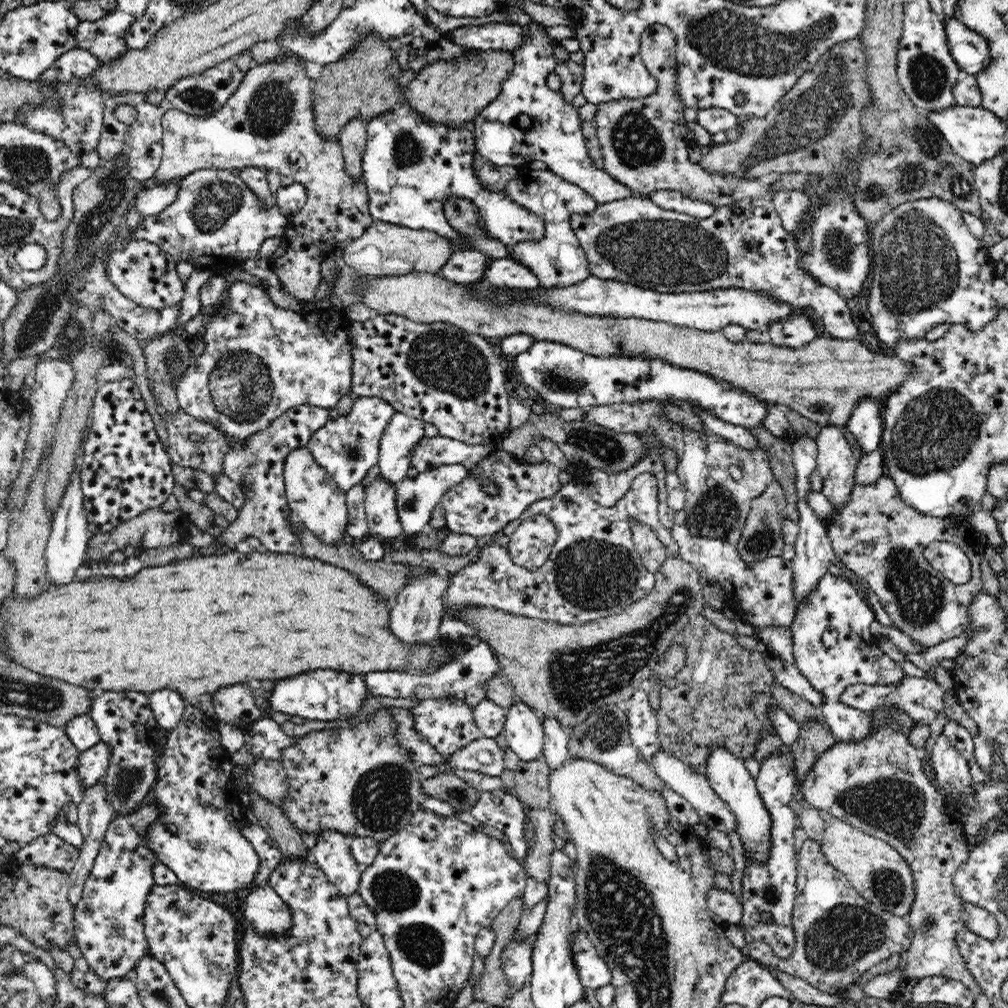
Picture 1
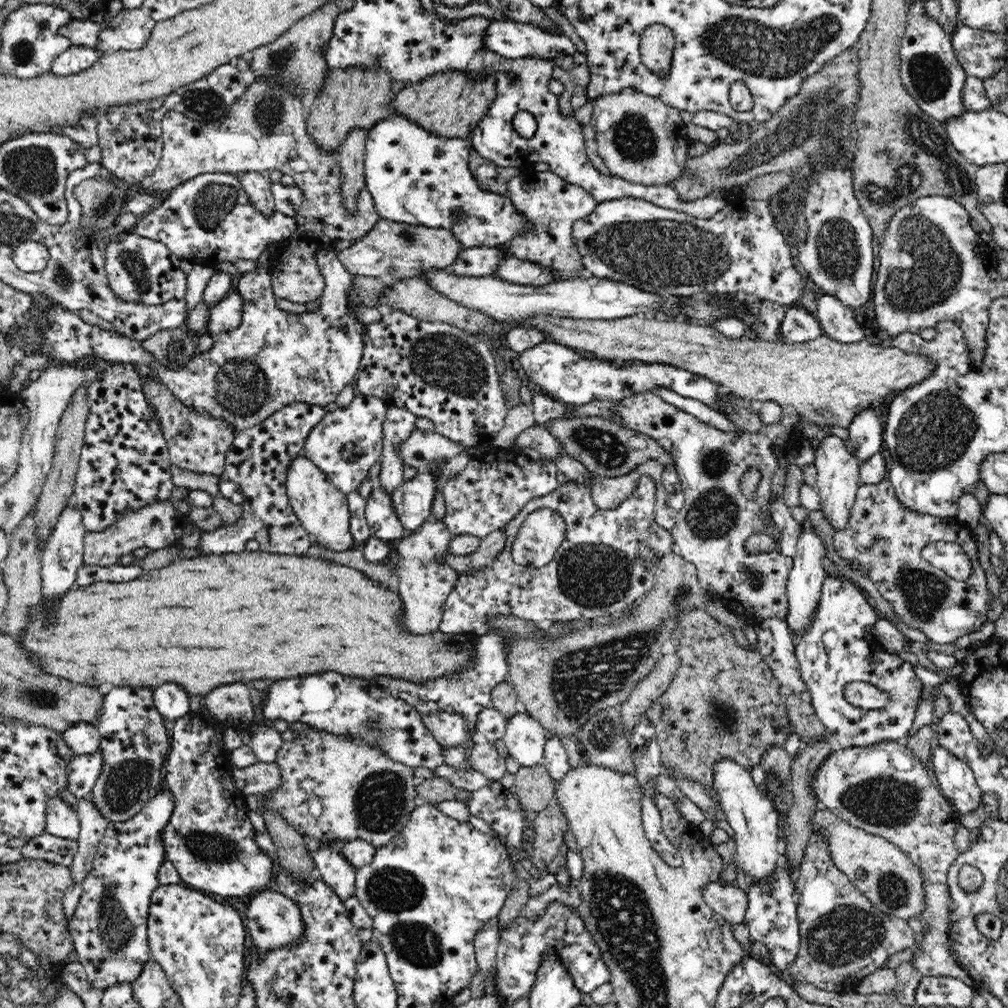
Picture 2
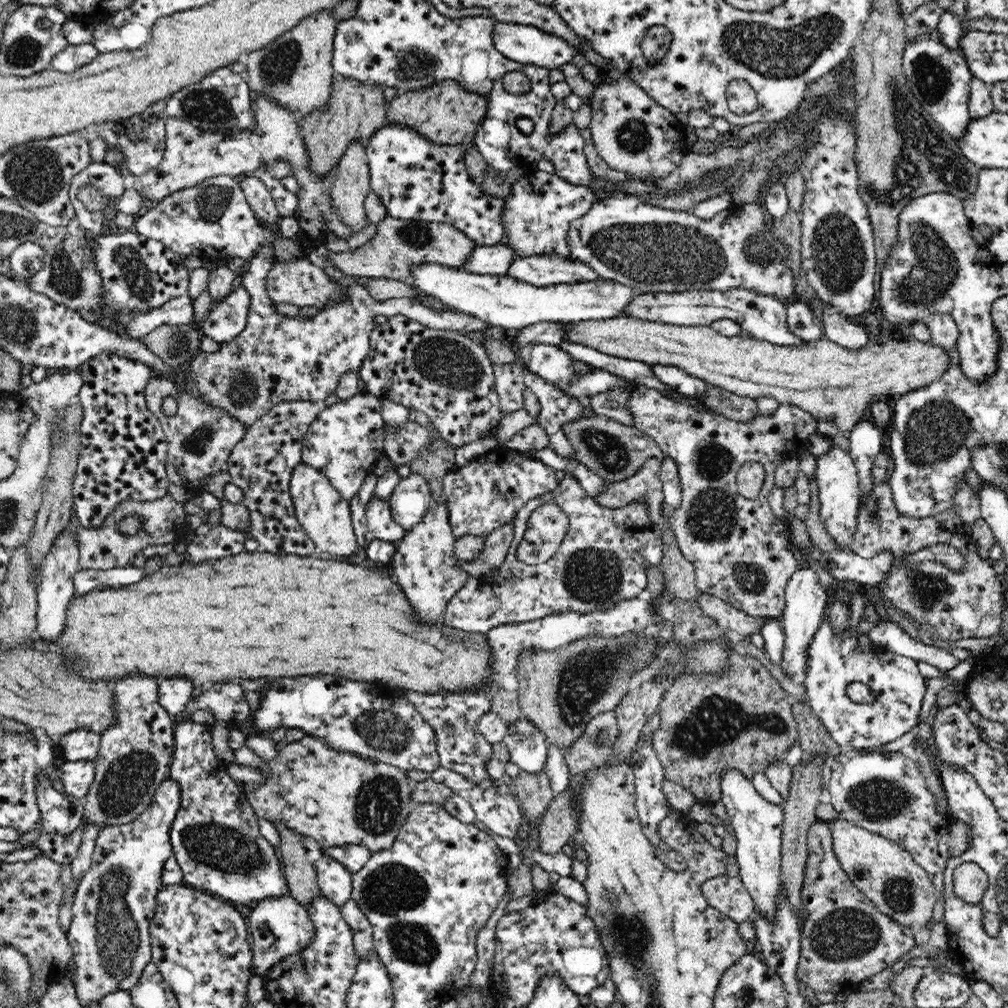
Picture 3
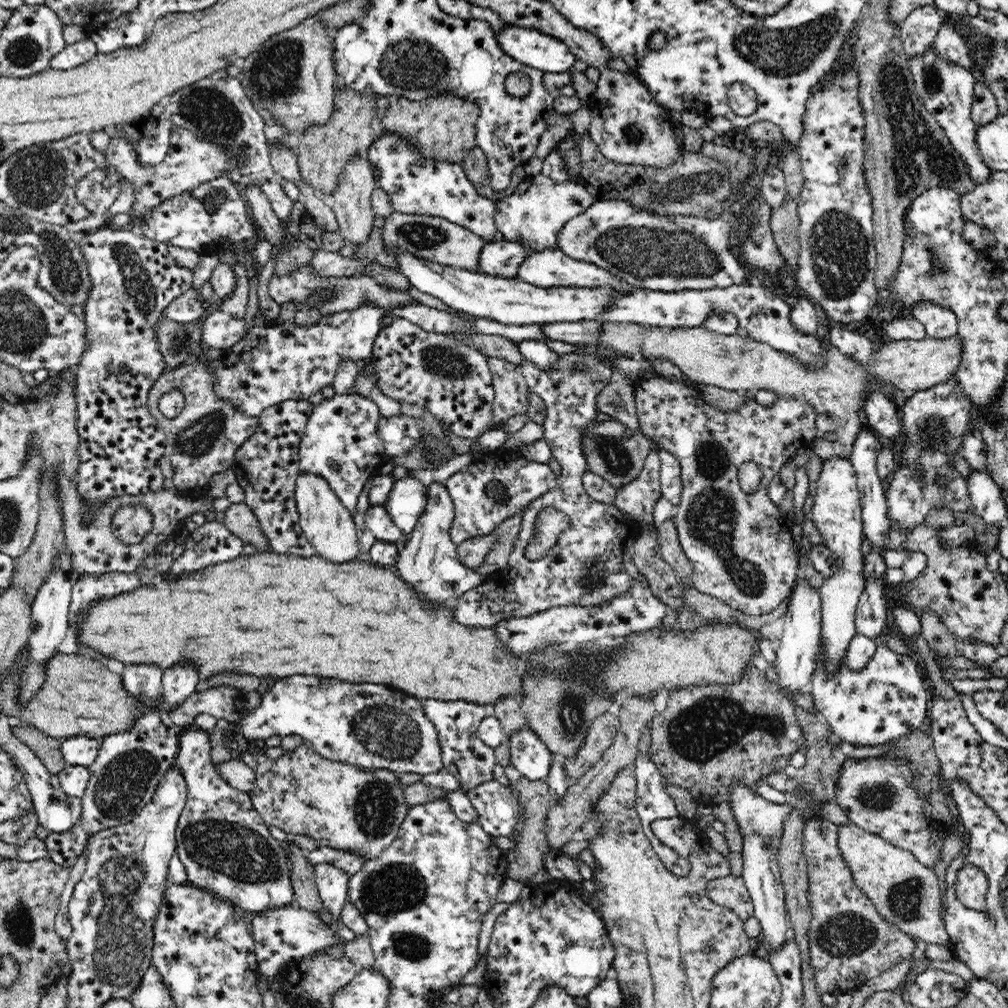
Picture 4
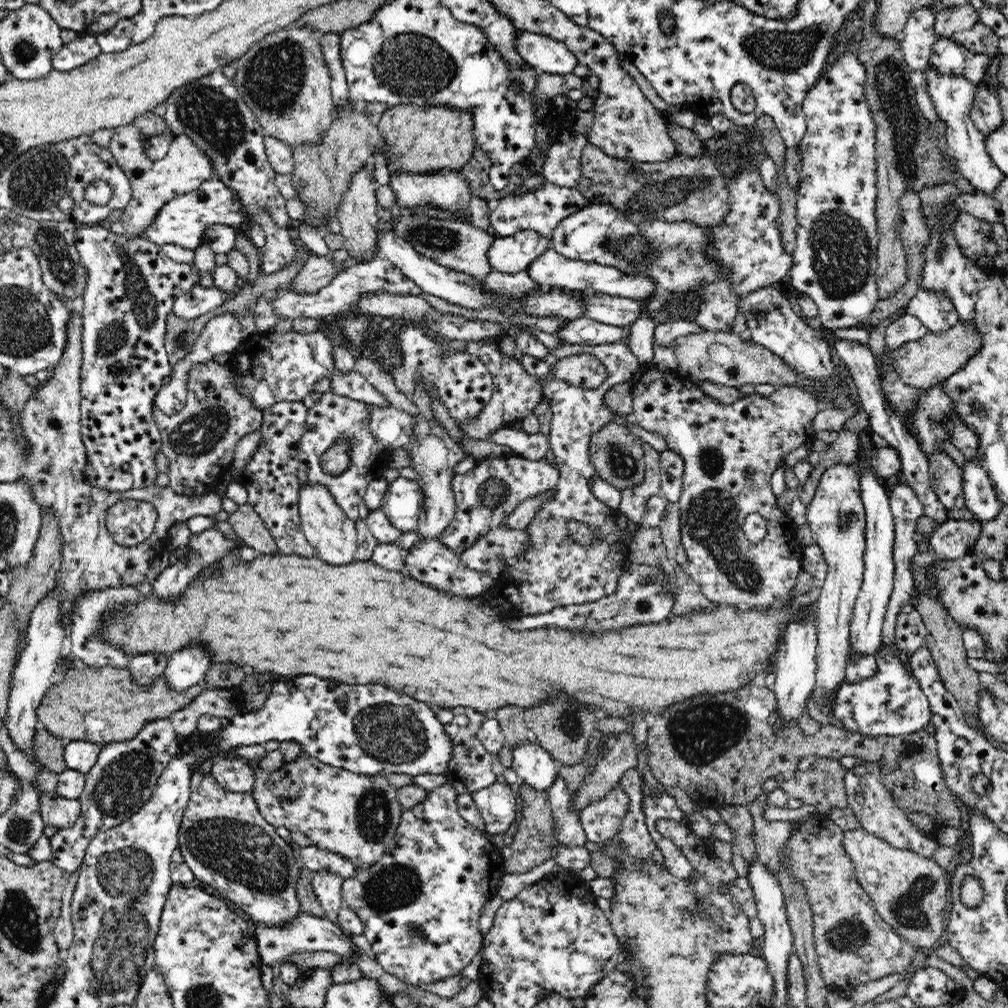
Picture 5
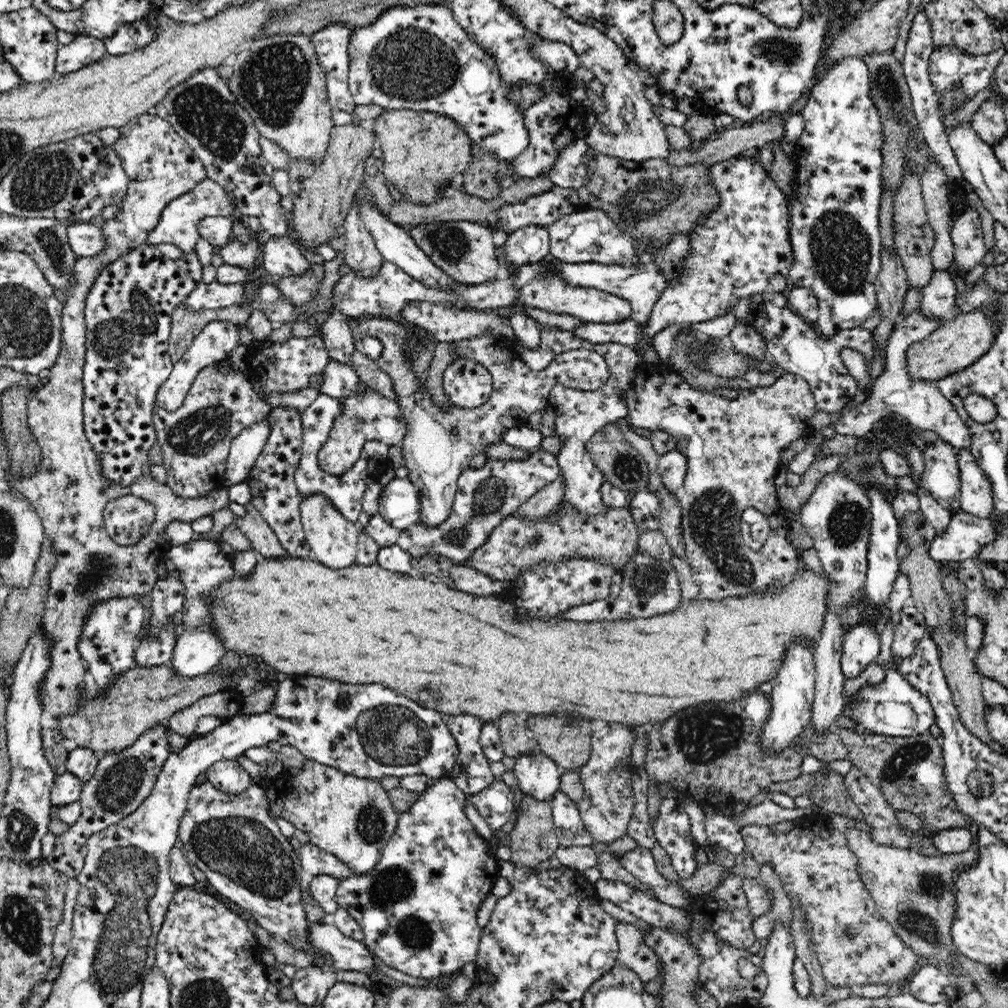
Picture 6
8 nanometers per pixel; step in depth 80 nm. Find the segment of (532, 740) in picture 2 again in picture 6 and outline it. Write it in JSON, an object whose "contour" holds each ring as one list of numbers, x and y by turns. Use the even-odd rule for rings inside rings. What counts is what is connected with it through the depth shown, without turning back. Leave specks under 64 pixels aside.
{"contour":[[539,750,518,756,513,772,520,790,540,801,550,801,556,794,563,773,554,761]]}

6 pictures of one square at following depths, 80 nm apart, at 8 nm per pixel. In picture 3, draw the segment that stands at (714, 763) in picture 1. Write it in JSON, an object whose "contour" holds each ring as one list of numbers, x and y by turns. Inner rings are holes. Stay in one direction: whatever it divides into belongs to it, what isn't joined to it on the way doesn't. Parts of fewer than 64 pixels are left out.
{"contour":[[726,770,721,782,721,800,726,807,734,829,739,876,748,889,756,912,764,919,775,921,776,897,782,891,781,844,784,824,783,805,774,805,765,799,753,785,753,779,738,770]]}

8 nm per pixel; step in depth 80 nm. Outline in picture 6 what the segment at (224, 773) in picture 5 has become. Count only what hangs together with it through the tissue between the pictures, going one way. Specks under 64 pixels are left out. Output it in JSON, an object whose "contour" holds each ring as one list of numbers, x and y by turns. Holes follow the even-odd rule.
{"contour":[[236,759,215,762,206,770,206,778,227,795,240,794,255,782]]}

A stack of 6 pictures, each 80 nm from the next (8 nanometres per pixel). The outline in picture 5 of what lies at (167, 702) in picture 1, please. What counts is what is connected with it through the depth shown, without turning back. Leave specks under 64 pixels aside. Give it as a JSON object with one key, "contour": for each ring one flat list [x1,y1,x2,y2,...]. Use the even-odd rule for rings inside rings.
{"contour":[[200,646,184,648,176,652,165,666,166,683,174,691,188,691,197,686,210,670,210,654]]}

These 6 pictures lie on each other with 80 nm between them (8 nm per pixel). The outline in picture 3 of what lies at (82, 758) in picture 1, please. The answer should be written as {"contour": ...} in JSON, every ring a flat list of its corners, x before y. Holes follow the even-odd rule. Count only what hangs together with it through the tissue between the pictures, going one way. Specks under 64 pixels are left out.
{"contour":[[65,761,61,767,60,778,64,784,65,792,68,796,84,799,94,780,96,772,94,761]]}

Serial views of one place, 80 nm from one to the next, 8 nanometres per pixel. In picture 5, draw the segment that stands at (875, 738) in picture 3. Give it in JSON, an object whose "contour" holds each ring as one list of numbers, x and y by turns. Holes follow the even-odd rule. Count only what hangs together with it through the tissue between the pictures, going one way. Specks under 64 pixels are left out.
{"contour":[[882,647,876,652,875,659,876,674,852,684,845,679,842,686,838,686,832,716,842,723,844,729,866,737,900,736,924,730,932,720,932,712,905,658,895,650]]}

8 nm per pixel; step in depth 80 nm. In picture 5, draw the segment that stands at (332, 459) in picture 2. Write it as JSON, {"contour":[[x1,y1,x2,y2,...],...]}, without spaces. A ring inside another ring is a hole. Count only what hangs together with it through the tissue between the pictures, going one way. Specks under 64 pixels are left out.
{"contour":[[322,393,318,402,310,402,308,416,306,416,306,430,299,442,298,483,300,486,306,483,318,483,326,486,332,493,336,503,344,509,344,513,354,522,358,519,358,504,362,502,368,483,381,479,383,472,390,468,388,451,376,437,370,433,370,408,366,401,352,400,336,393],[338,438,347,438,349,442,350,462,344,473,332,476,324,472,320,464,320,456]]}

